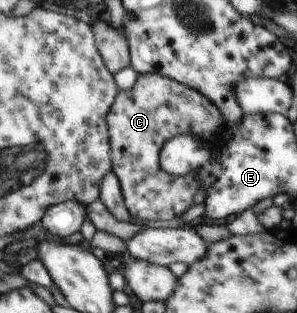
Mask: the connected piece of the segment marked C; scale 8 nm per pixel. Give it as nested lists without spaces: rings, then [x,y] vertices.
[[[159,73],[139,74],[130,91],[119,91],[107,115],[111,170],[120,182],[124,203],[132,218],[168,221],[192,205],[200,188],[198,177],[192,173],[184,177],[166,173],[160,165],[162,146],[182,133],[194,133],[194,137],[210,141],[225,123],[224,116],[210,99]]]

